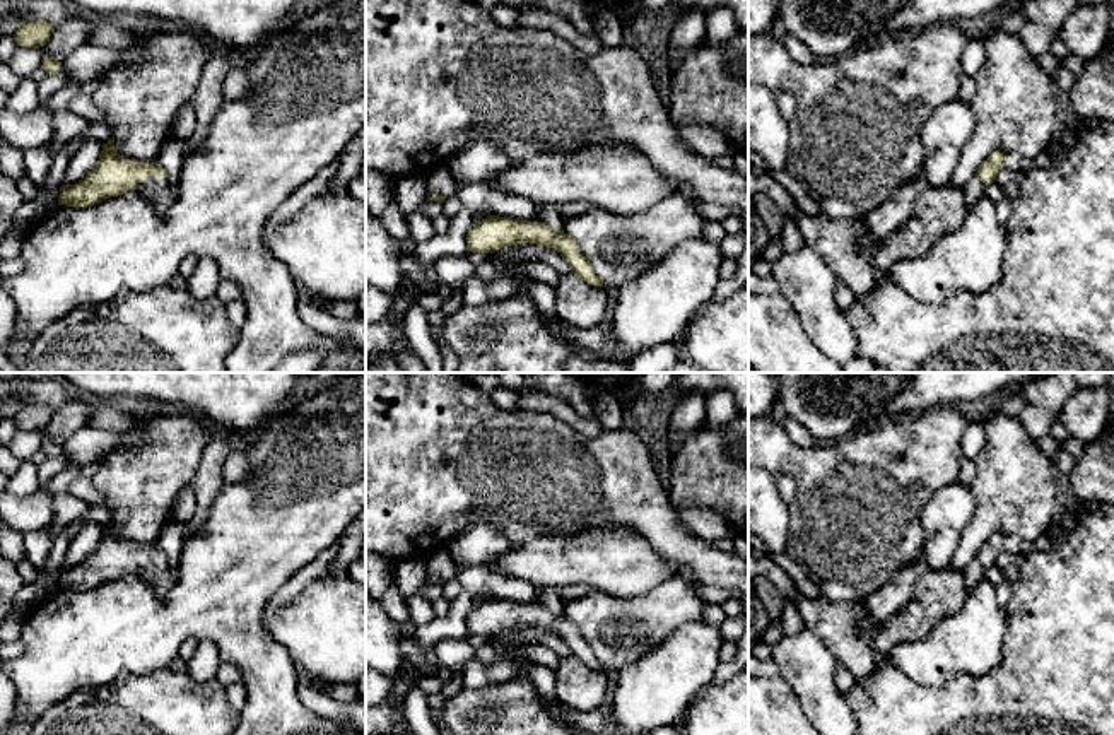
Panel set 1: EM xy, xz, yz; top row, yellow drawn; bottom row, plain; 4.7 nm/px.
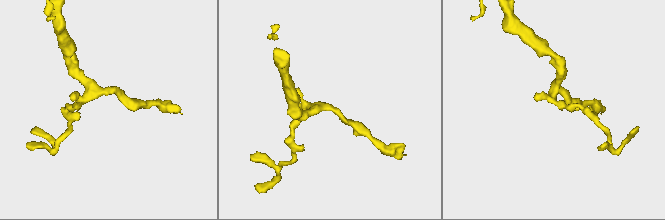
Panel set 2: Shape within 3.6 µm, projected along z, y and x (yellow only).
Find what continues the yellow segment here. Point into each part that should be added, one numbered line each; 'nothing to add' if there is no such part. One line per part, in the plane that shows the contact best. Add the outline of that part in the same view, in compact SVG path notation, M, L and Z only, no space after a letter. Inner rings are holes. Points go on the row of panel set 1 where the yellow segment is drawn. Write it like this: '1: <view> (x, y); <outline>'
1: xy (159, 195); M150 176L145 181L138 183L133 188L133 191L137 195L145 191L149 195L145 203L150 203L155 209L155 212L159 212L159 214L166 214L171 209L171 205L174 203L174 198L169 191L166 178Z

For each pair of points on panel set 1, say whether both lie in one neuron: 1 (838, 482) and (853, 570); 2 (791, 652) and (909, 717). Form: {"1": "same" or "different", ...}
{"1": "same", "2": "different"}

